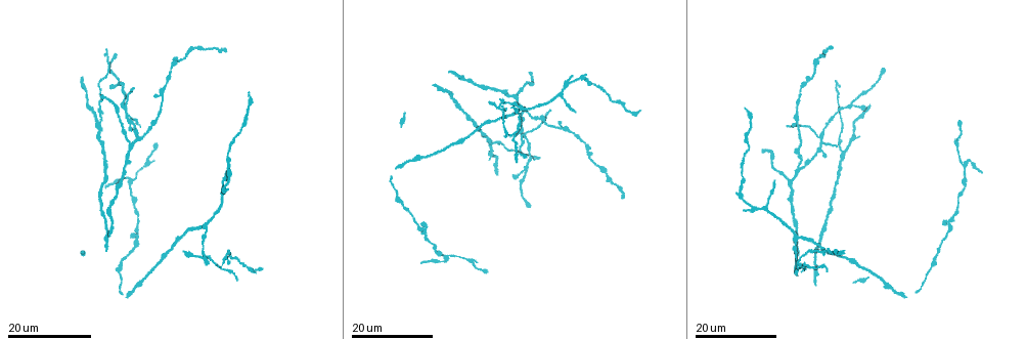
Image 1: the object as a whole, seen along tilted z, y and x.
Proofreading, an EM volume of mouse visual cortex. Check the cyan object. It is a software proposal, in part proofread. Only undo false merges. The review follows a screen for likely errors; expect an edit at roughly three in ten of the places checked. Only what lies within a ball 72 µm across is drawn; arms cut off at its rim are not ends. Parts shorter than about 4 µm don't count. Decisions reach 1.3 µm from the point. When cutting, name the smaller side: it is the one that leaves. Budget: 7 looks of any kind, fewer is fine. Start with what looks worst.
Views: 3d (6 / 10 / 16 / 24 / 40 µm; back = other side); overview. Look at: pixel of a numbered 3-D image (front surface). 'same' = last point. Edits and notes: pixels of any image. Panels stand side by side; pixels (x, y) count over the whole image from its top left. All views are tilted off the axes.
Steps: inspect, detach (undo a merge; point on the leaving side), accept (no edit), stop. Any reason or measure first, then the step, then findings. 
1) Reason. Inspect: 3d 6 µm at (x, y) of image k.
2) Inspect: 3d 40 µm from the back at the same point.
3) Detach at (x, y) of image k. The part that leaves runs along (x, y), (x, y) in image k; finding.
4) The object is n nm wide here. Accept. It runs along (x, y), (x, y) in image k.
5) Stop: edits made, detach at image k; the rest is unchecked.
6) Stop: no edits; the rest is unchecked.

Three arms meet. Inspect: 3d 16 µm at (793, 236) of image 1.

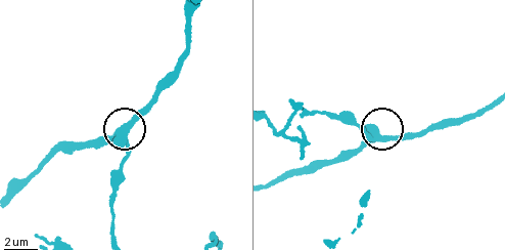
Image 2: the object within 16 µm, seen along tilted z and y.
Inspect: 3d 6 µm at (380, 137) of image 2.

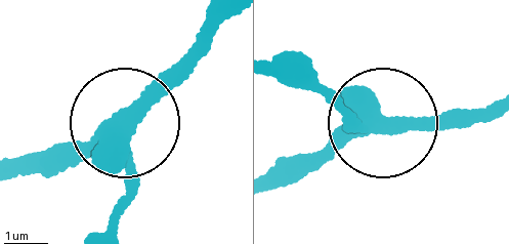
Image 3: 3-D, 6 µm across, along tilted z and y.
Other side. Inspect: 3d 6 µm from the back at (384, 120) of image 3.

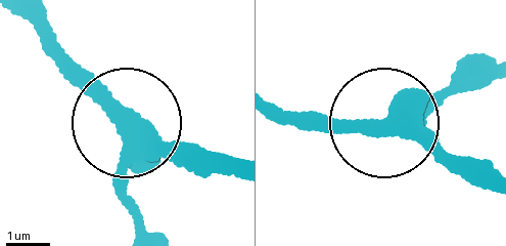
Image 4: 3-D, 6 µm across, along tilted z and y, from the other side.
The side arm is 39 µm long. Detach at (141, 217) of image 4. The part that leaves runs along (126, 171), (138, 224) in image 4; a second cell is stuck on.

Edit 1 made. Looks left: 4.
Three arms meet. Inspect: 3d 16 µm at (446, 256) of image 1.

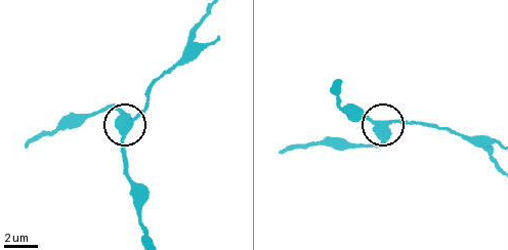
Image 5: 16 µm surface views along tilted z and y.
Inspect: 3d 6 µm at (388, 121) of image 5.

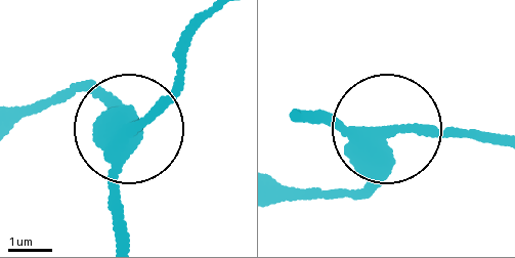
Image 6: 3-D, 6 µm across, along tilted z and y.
The object is 350 nm wide here. Accept. It runs along (300, 111), (353, 133), (382, 131), (361, 195) in image 6; all the same cell.

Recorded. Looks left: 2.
Inspect: 3d 16 µm at (839, 108) of image 1.

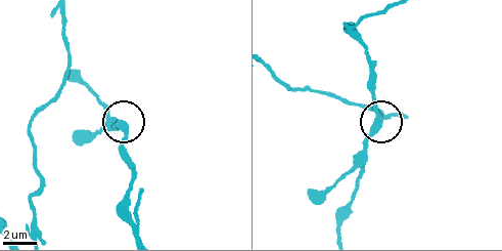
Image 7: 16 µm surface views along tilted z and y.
Closer look. Inspect: 3d 10 µm at (119, 124) of image 7.

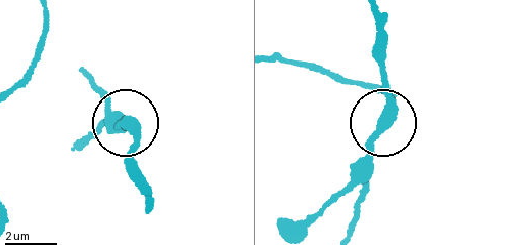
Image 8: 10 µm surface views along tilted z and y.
Accept. One cell here.

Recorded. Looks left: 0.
Stop: edits made, detach at image 4; the rest is unchecked.

